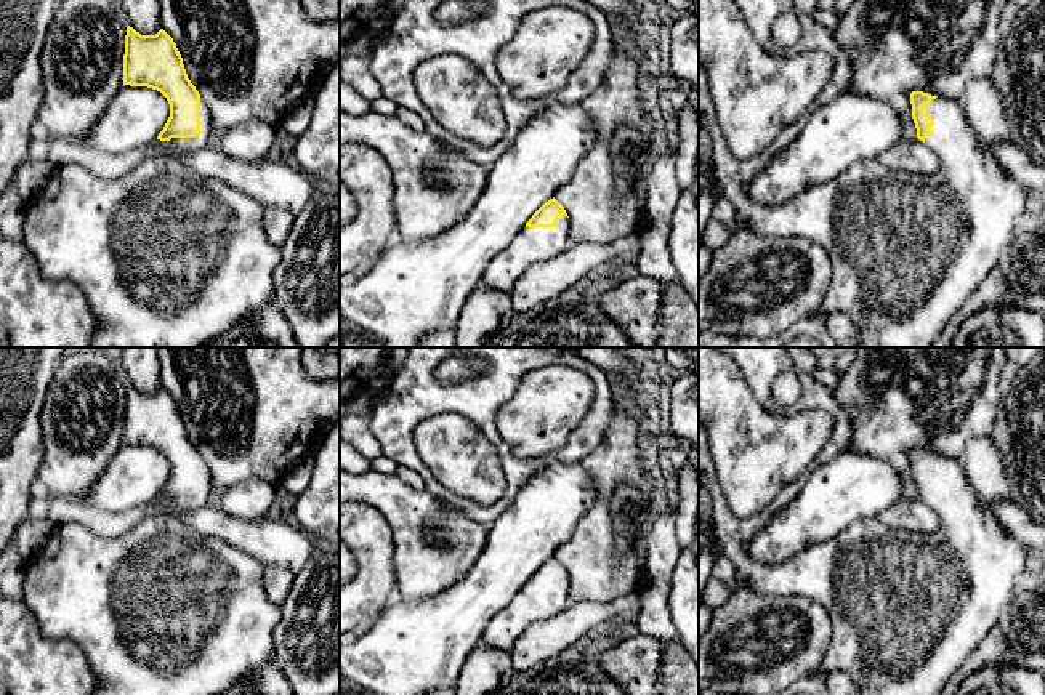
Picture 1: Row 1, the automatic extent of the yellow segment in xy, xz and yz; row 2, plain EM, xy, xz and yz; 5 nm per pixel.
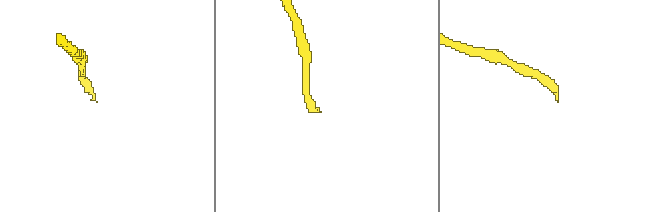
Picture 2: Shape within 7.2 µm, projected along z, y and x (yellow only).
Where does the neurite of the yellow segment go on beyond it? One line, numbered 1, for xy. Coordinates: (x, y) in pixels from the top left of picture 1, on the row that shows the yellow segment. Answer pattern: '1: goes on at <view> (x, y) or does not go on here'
1: goes on at xy (167, 258)

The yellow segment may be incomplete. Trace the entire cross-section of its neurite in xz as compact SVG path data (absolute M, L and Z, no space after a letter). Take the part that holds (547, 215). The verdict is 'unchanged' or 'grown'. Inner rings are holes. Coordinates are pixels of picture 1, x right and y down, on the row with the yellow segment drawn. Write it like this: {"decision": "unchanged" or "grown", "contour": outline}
{"decision": "grown", "contour": "M553 197L532 215L511 243L490 259L481 282L511 293L513 285L532 264L558 256L569 245L569 218Z"}

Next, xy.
{"decision": "grown", "contour": "M127 27L123 85L147 86L167 98L170 117L154 139L163 149L114 179L95 176L79 163L54 168L42 191L26 203L22 243L37 259L45 280L74 282L85 295L98 322L90 348L204 348L274 301L280 248L266 237L264 207L256 199L202 176L181 160L186 152L207 146L212 119L188 78L176 43L163 29L155 35L141 35Z"}

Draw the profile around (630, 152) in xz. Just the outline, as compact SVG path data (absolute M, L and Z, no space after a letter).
M625 125L612 138L612 159L617 171L619 194L623 195L633 175L643 175L651 143L641 139L641 133Z

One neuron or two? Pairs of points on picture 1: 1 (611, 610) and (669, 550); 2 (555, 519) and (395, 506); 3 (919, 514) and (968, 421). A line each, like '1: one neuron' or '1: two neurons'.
1: two neurons
2: two neurons
3: two neurons

